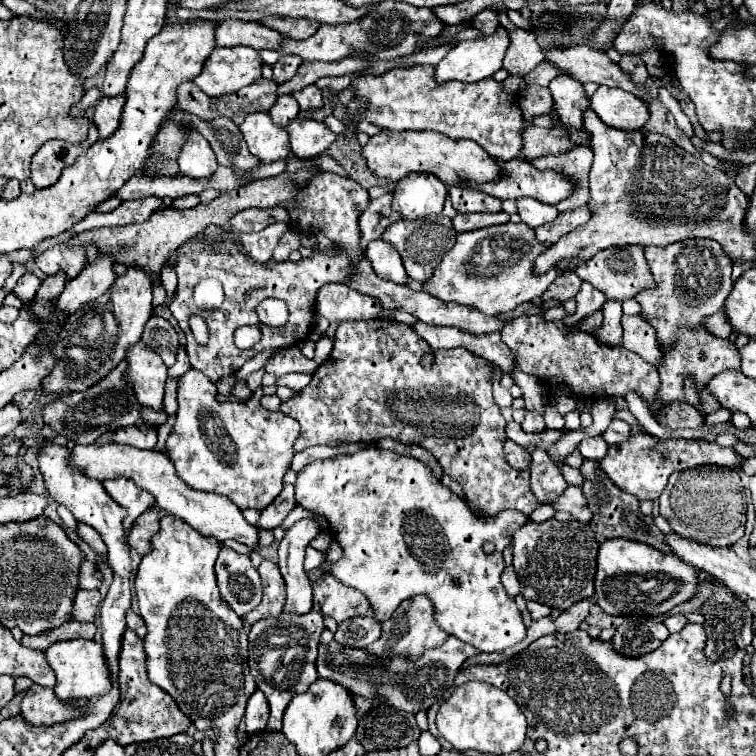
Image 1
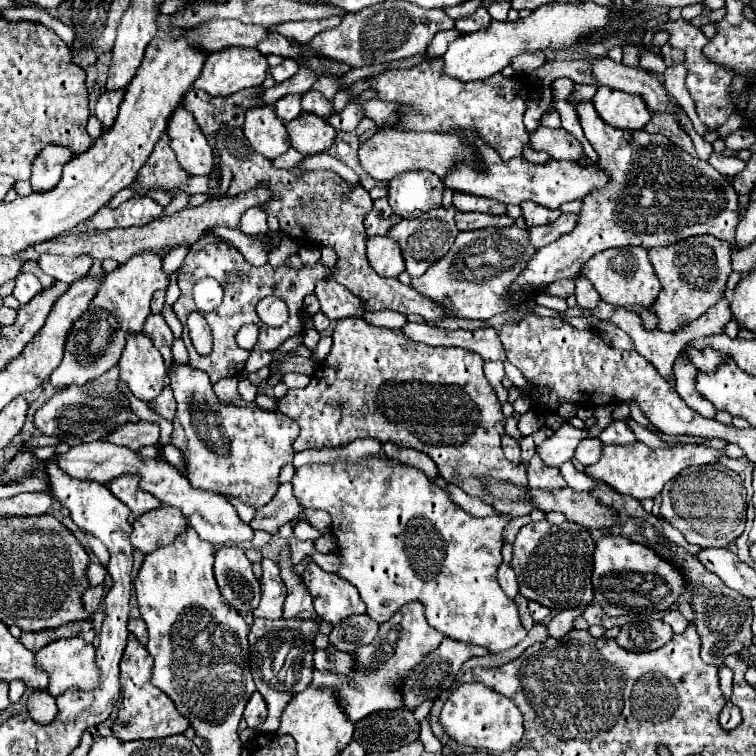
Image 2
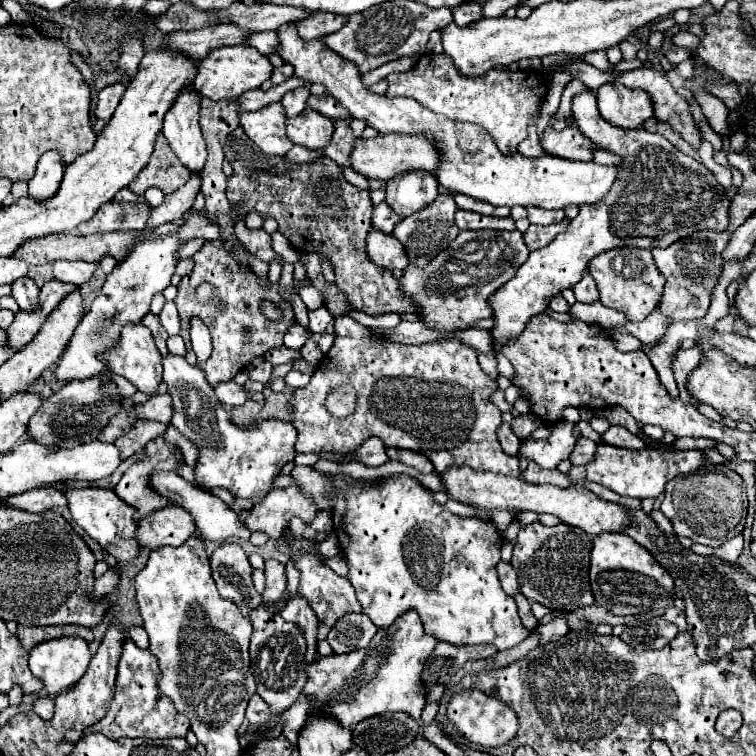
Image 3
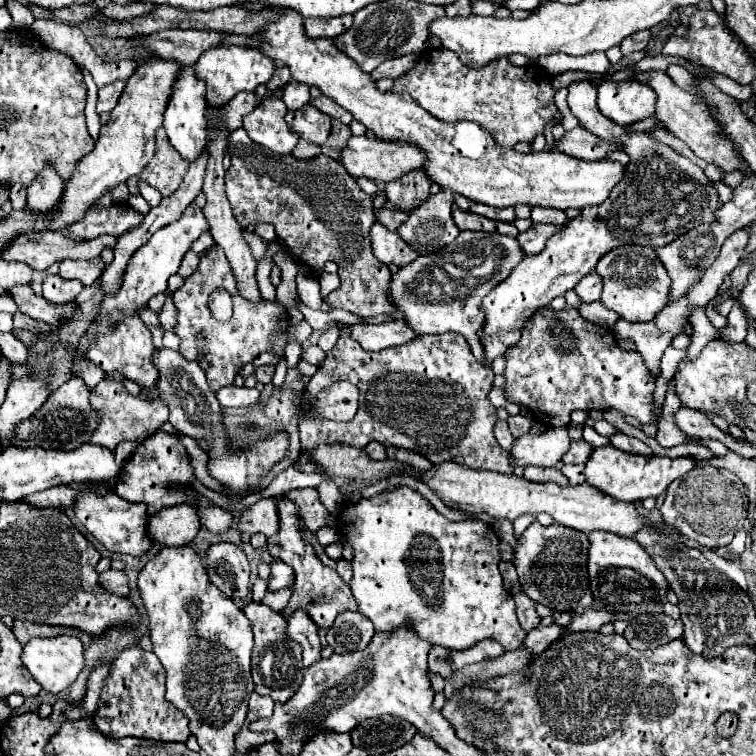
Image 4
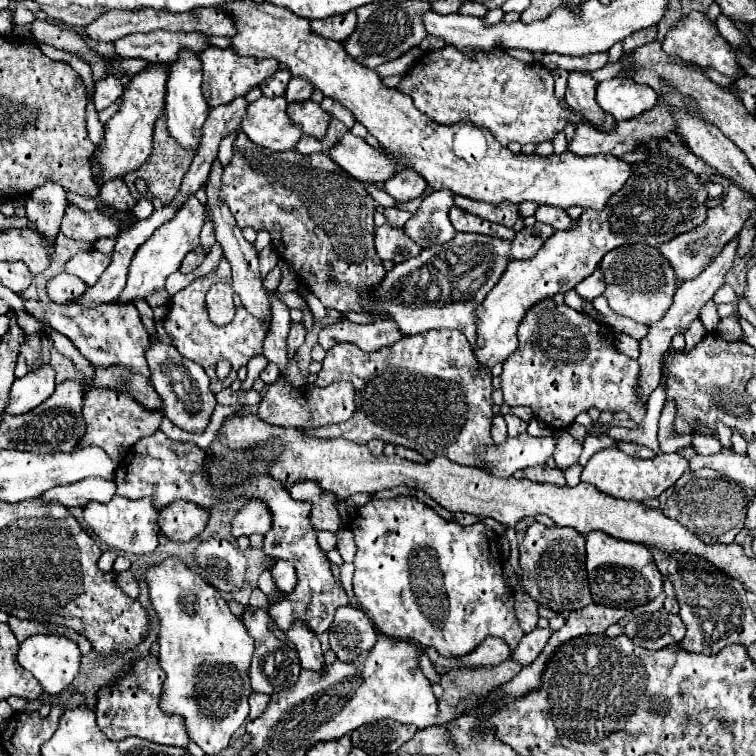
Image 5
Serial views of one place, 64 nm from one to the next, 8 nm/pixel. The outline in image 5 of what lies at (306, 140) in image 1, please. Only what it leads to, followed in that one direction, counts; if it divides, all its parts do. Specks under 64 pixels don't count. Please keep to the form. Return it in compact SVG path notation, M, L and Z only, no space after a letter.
M308 100L298 104L288 104L288 118L292 124L300 126L306 136L312 136L316 140L322 140L326 136L330 116L320 108L320 104Z

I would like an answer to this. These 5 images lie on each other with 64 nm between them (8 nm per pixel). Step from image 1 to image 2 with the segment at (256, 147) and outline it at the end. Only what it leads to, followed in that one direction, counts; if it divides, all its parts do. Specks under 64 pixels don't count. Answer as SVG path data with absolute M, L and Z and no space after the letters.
M262 106L262 108L248 110L242 130L252 150L260 152L268 160L282 156L290 148L288 132L282 120L274 116L274 106Z

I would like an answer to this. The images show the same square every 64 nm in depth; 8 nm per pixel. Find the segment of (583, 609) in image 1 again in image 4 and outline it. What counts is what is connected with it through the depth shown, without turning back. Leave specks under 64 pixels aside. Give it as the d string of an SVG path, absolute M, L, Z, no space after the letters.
M560 624L538 626L538 628L534 628L534 630L528 632L528 636L524 640L524 646L530 648L534 654L540 654L540 652L544 652L550 646L550 642L562 638L562 630L564 628Z

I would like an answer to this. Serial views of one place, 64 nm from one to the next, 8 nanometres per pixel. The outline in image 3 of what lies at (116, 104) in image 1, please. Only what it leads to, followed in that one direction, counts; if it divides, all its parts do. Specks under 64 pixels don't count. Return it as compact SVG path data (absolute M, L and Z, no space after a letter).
M110 84L104 90L100 90L100 94L98 94L98 106L96 106L96 118L108 122L112 118L114 110L116 110L116 106L118 106L124 90L126 90L124 84Z

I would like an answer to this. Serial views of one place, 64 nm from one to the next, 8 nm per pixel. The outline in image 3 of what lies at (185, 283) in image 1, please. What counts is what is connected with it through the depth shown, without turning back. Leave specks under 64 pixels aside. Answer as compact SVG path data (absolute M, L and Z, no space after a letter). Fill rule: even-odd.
M206 240L204 246L192 256L194 260L194 268L188 276L182 278L180 286L178 286L178 296L176 296L176 306L178 306L178 314L180 314L180 322L182 322L182 338L186 342L186 360L188 364L200 368L206 372L206 380L210 386L216 386L218 382L228 382L232 380L240 370L244 370L248 366L248 362L254 356L264 356L268 350L272 348L280 348L282 346L282 338L284 334L290 330L290 326L296 322L294 318L294 310L292 310L292 302L286 300L282 296L282 292L278 290L280 284L270 284L268 288L260 284L258 276L254 274L252 268L248 266L240 266L234 260L234 252L224 244L224 240ZM202 282L212 282L216 286L216 298L218 298L218 306L200 306L194 298L194 290L198 284ZM260 300L276 300L276 304L284 310L284 320L282 322L270 322L260 314L258 302ZM198 316L204 320L204 324L210 328L212 334L212 344L214 344L214 352L206 362L198 362L192 344L190 344L190 318ZM250 328L252 336L246 340L244 338L244 330Z

